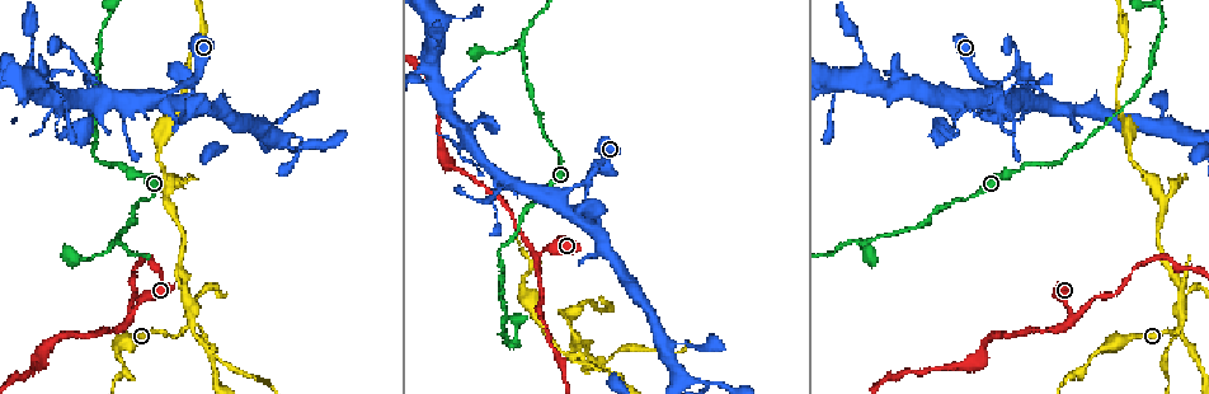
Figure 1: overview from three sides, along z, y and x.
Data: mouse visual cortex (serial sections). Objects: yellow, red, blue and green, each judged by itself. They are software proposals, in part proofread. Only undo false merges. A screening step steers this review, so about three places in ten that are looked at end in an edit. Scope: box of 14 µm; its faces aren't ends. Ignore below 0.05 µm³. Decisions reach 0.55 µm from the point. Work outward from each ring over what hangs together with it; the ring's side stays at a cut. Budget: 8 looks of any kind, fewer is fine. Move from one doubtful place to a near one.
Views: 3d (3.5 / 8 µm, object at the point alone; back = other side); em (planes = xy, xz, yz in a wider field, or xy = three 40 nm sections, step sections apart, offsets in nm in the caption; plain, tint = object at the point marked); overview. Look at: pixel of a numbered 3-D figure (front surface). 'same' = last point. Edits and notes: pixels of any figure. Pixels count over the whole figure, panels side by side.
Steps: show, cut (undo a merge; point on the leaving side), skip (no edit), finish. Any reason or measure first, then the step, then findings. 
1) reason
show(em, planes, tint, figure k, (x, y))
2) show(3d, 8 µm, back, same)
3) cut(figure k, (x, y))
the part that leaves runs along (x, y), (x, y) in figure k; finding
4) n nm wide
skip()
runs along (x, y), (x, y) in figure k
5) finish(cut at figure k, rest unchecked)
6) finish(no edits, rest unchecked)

show(3d, 8 µm, figure 1, (521, 47))

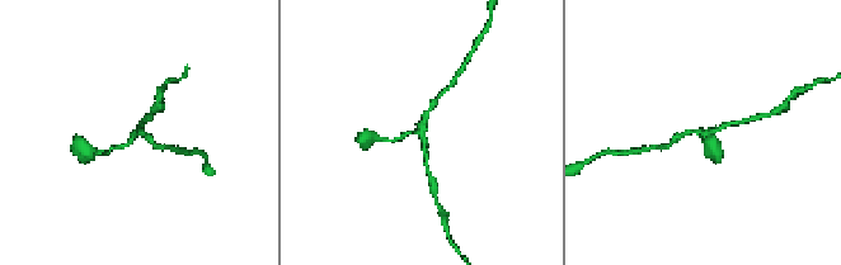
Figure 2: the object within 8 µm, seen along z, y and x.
3 arms; arms of 150, 150, 200 nm; need the tissue
show(em, xy, step 2, tint, figure 2, (706, 135))

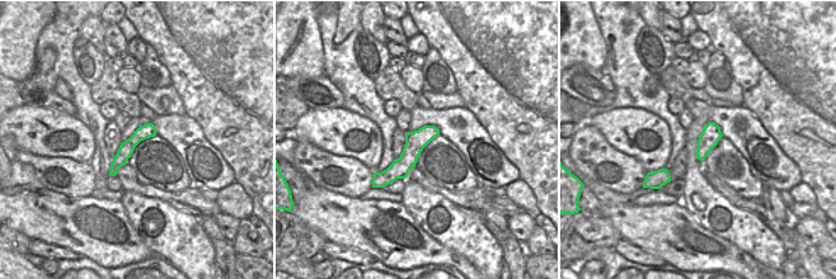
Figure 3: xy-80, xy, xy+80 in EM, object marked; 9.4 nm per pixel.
200 nm wide
skip()
runs along (436, 132), (388, 176), (376, 178) in figure 3; all the same cell

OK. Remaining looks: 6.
show(3d, 8 µm, back, figure 1, (535, 255))

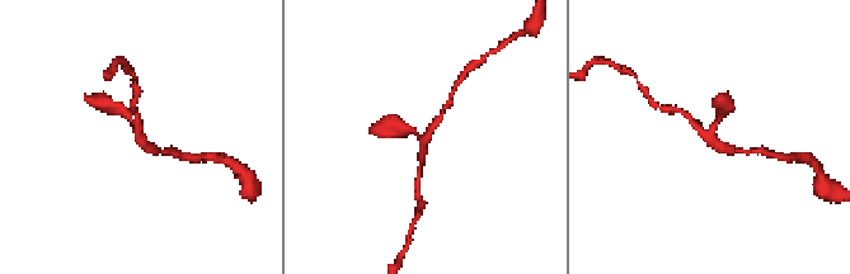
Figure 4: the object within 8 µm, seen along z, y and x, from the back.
show(3d, 3.5 µm, figure 4, (140, 132))

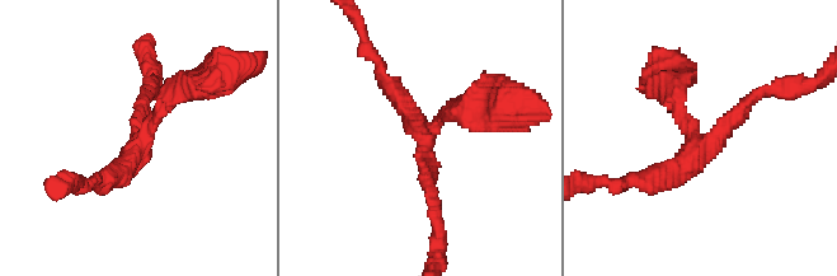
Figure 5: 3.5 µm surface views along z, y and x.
3 arms; arms of 200, 250, 250 nm
show(em, xy, step 5, tint, figure 5, (424, 131))

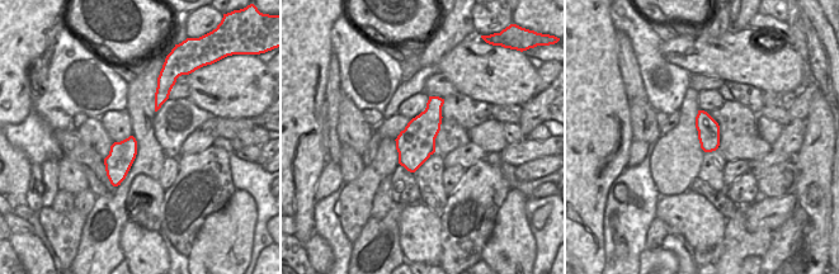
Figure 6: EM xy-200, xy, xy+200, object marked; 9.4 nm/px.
skip()
runs along (189, 85), (99, 182) in figure 5; one cell here

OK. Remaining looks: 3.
thick turns thin
show(3d, 3.5 µm, back, figure 1, (1183, 324))

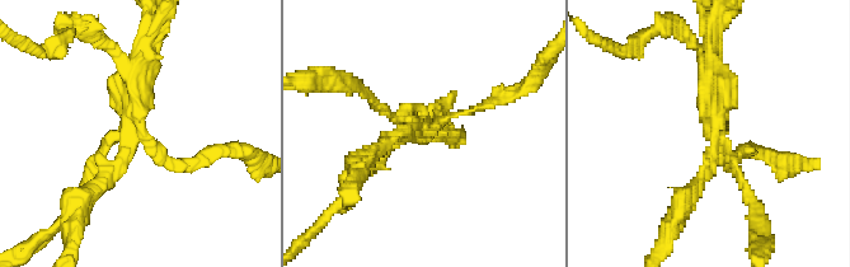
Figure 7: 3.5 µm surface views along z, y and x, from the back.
4 arms; arms of 100, 150, 200, 250 nm
show(em, xy, step 5, tint, figure 7, (423, 125))

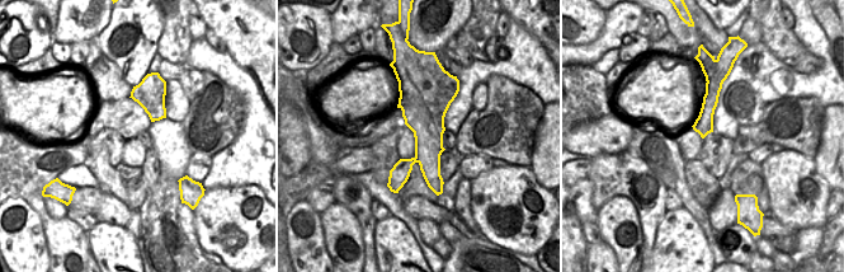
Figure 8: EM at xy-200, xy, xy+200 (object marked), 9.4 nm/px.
cut(figure 7, (163, 31))
the part that leaves runs along (713, 136), (710, 23) in figure 7; a second cell is stuck on

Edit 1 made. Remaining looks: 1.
finish(cut at figure 7, rest unchecked)

